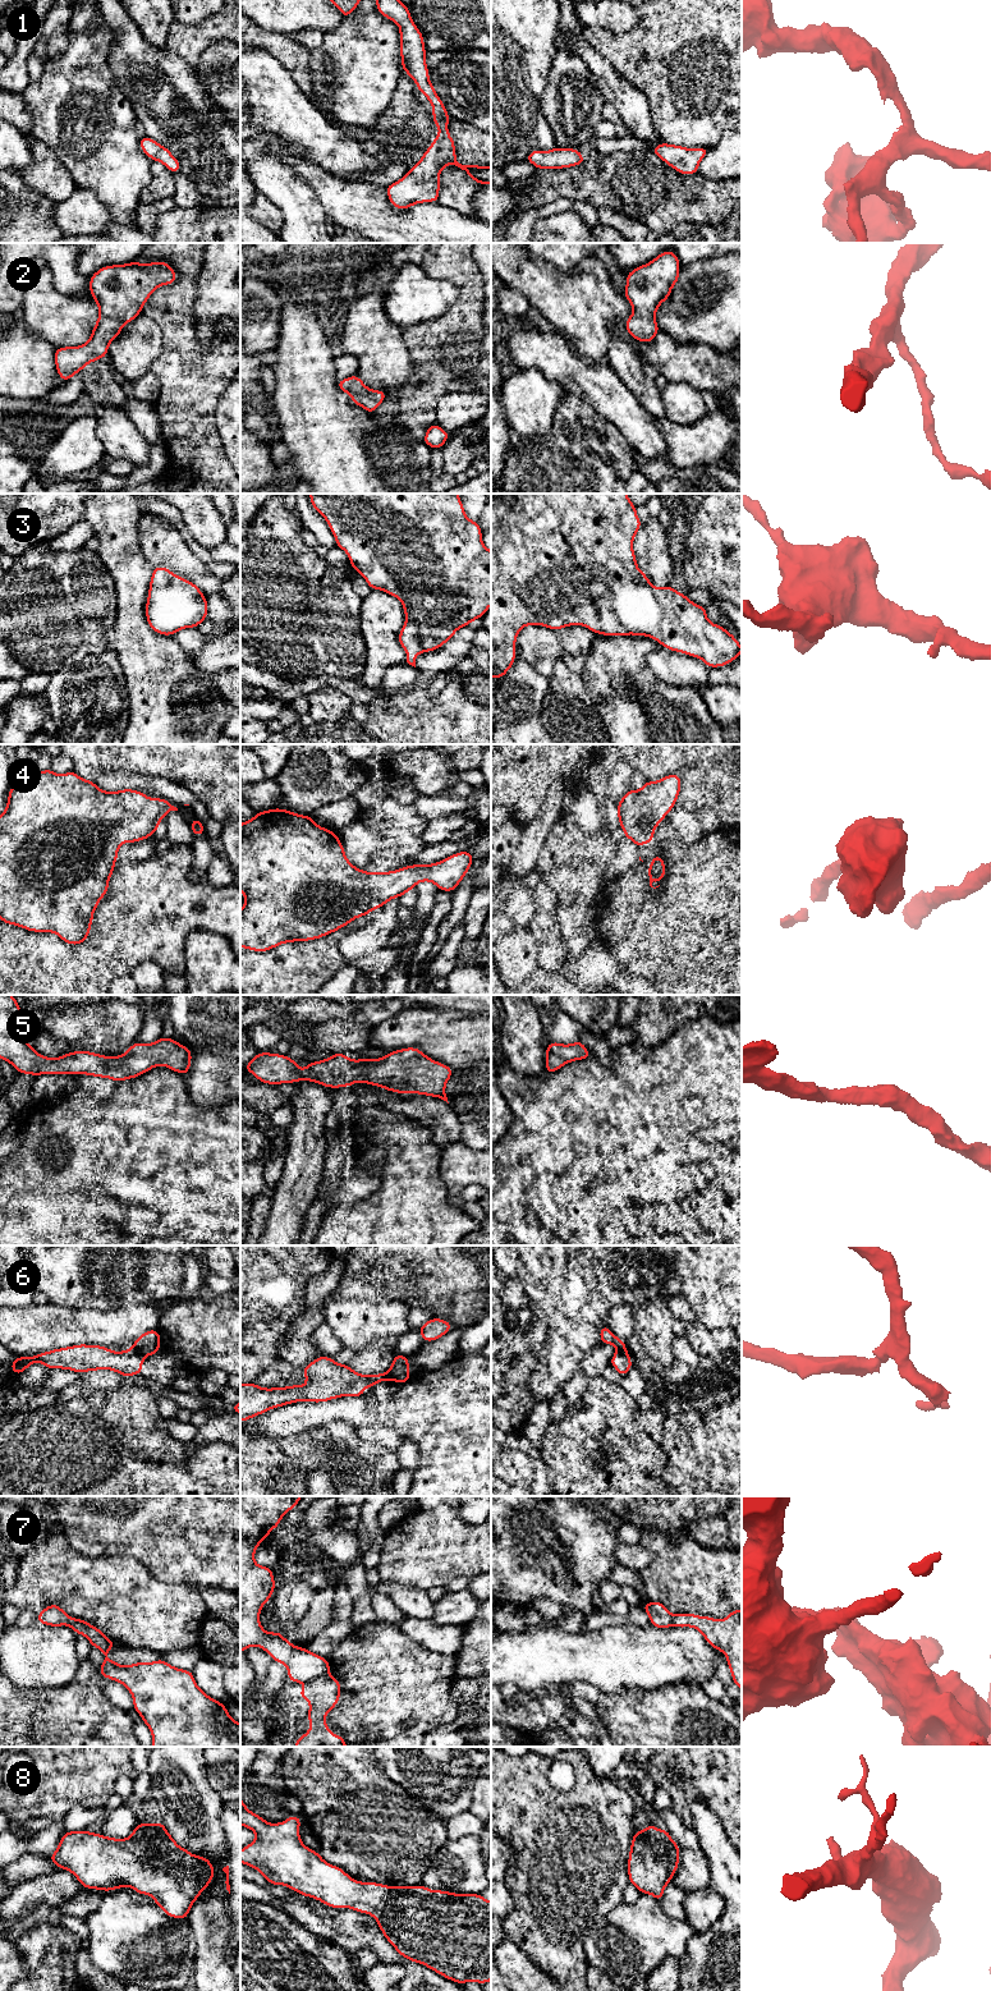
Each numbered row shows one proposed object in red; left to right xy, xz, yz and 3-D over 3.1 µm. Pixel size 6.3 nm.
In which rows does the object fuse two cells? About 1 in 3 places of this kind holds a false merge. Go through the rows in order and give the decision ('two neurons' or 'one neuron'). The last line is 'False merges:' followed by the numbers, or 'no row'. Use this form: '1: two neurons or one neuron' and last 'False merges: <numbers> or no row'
1: one neuron
2: one neuron
3: one neuron
4: one neuron
5: one neuron
6: two neurons
7: two neurons
8: one neuron
False merges: 6, 7

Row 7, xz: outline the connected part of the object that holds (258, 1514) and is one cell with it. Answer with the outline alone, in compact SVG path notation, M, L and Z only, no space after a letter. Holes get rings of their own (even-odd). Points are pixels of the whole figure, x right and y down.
M240 1496L240 1652L252 1646L261 1647L272 1661L281 1662L288 1667L288 1680L309 1683L317 1678L329 1675L330 1662L322 1656L304 1647L290 1643L277 1630L267 1633L261 1623L262 1606L271 1598L276 1587L272 1568L254 1563L254 1552L270 1532L280 1526L285 1513L297 1506L303 1496Z

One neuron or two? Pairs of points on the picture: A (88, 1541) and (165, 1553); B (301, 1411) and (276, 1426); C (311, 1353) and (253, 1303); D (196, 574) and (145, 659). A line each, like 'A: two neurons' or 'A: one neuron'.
A: one neuron
B: one neuron
C: two neurons
D: two neurons

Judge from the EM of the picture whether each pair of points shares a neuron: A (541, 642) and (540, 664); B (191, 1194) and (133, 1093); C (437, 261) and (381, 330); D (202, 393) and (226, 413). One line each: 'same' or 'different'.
A: same
B: same
C: different
D: different

